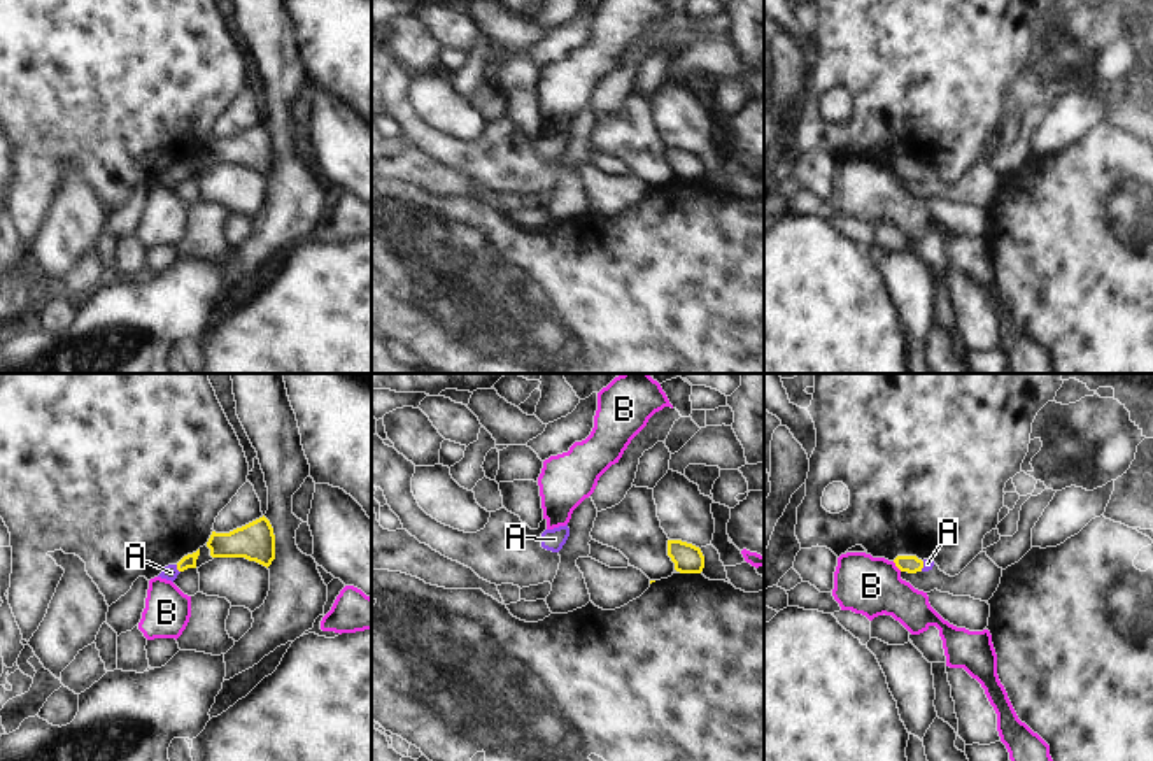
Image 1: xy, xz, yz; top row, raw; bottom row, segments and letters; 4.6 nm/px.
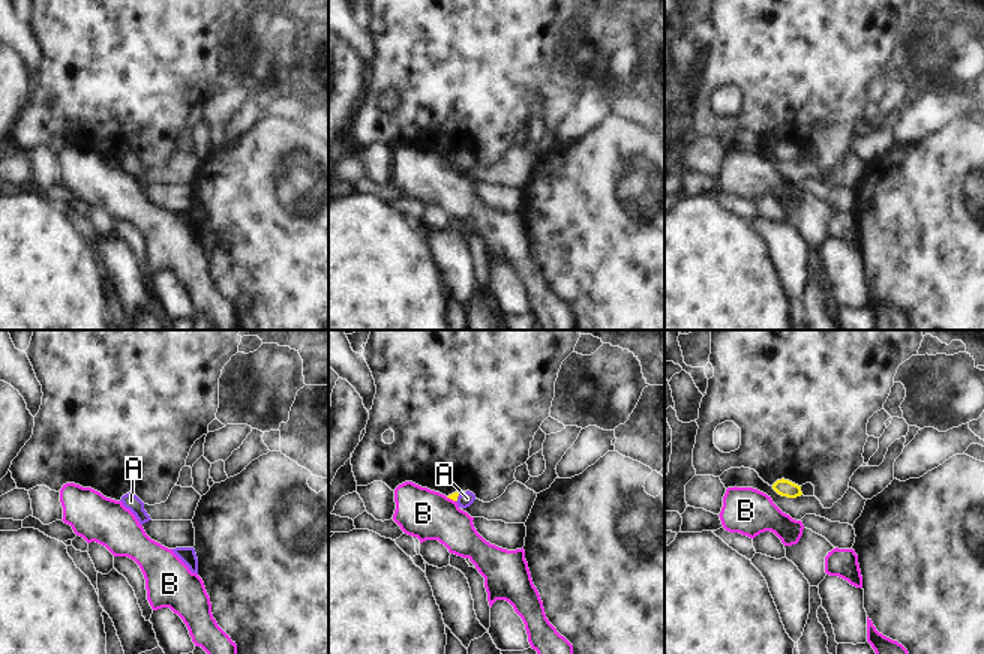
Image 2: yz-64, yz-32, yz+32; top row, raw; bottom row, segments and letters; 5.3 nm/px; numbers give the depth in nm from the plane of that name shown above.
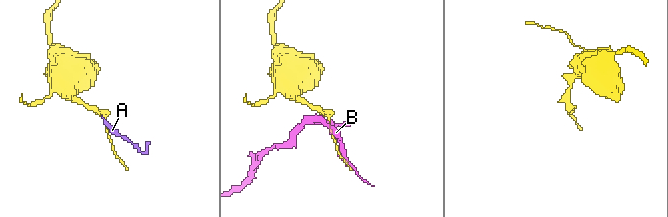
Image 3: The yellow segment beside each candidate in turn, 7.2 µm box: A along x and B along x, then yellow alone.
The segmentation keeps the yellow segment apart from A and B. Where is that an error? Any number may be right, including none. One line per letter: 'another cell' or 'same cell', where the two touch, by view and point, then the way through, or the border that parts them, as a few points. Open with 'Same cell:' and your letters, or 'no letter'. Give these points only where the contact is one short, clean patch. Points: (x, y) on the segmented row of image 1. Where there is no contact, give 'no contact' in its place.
Same cell: A
A: same cell; meets yellow in xy at (177, 568); runs through xy (188, 561), (177, 568), (170, 572)
B: another cell; meets yellow in yz at (898, 567)

